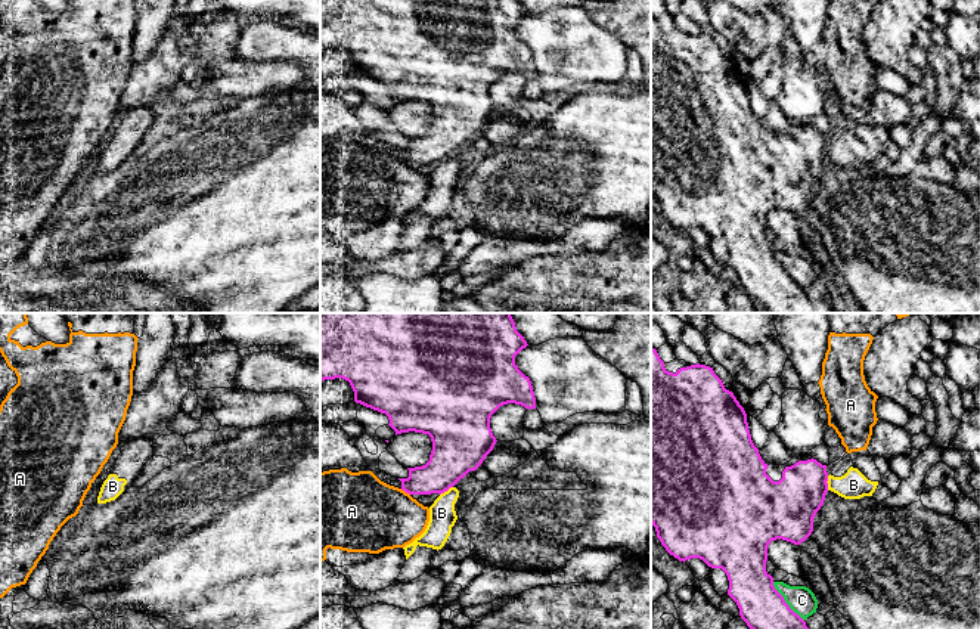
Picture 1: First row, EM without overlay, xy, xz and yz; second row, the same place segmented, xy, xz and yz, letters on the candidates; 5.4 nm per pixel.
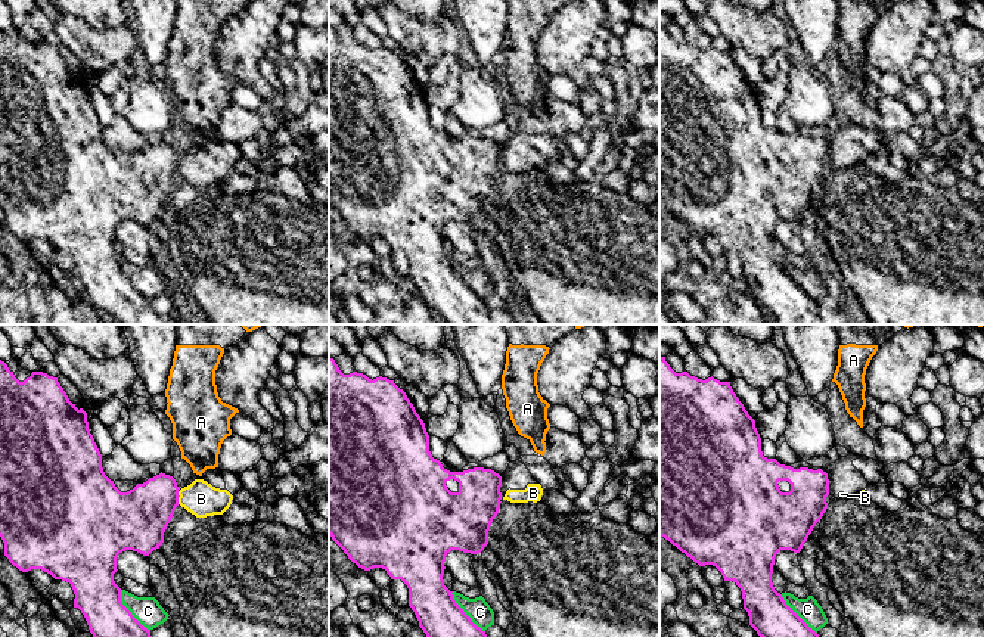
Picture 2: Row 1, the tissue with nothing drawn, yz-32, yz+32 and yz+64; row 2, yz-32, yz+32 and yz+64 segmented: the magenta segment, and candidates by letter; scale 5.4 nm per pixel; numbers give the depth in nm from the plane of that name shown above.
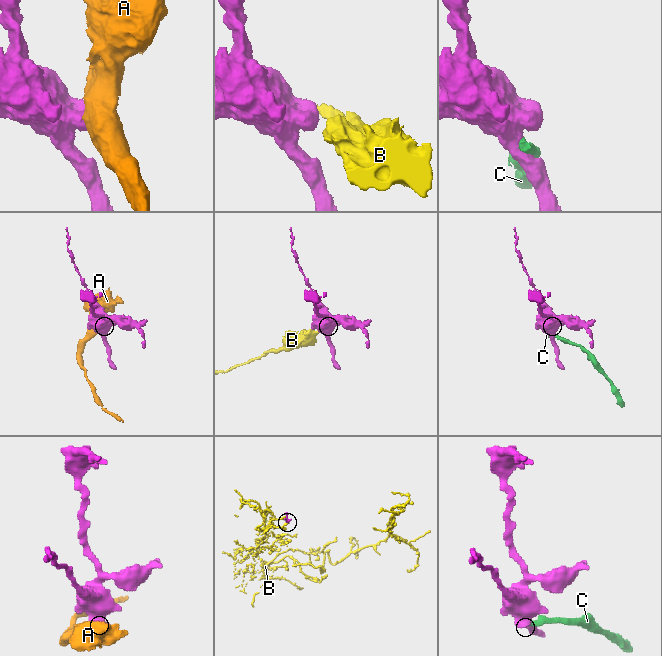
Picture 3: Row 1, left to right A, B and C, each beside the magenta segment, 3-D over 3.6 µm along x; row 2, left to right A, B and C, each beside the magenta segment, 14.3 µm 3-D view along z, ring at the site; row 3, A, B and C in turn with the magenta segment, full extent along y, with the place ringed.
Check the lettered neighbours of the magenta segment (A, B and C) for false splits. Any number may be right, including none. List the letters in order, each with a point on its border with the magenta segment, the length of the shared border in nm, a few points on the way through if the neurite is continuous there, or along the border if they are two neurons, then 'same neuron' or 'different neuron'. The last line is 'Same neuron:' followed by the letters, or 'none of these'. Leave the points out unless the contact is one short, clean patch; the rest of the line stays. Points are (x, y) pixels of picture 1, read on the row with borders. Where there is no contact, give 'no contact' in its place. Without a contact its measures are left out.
A: contact xz (405, 490); length 70 nm; border xz (400, 489), (409, 495); different neuron
B: contact yz (827, 483); length 80 nm; border yz (828, 476), (827, 489); different neuron
C: contact yz (784, 601); length 280 nm; different neuron
Same neuron: none of these

